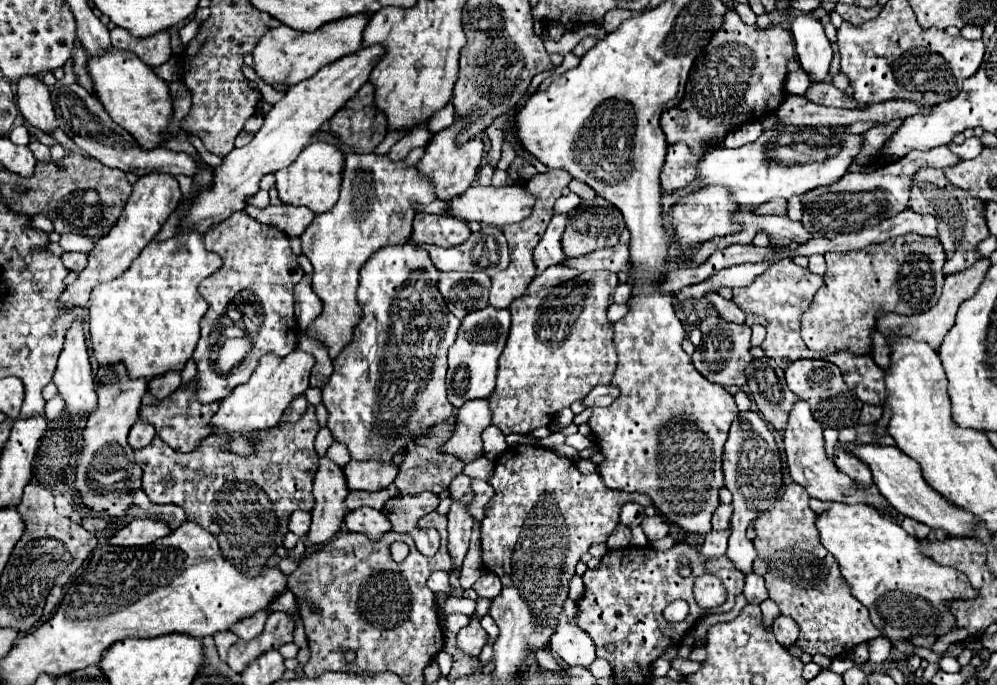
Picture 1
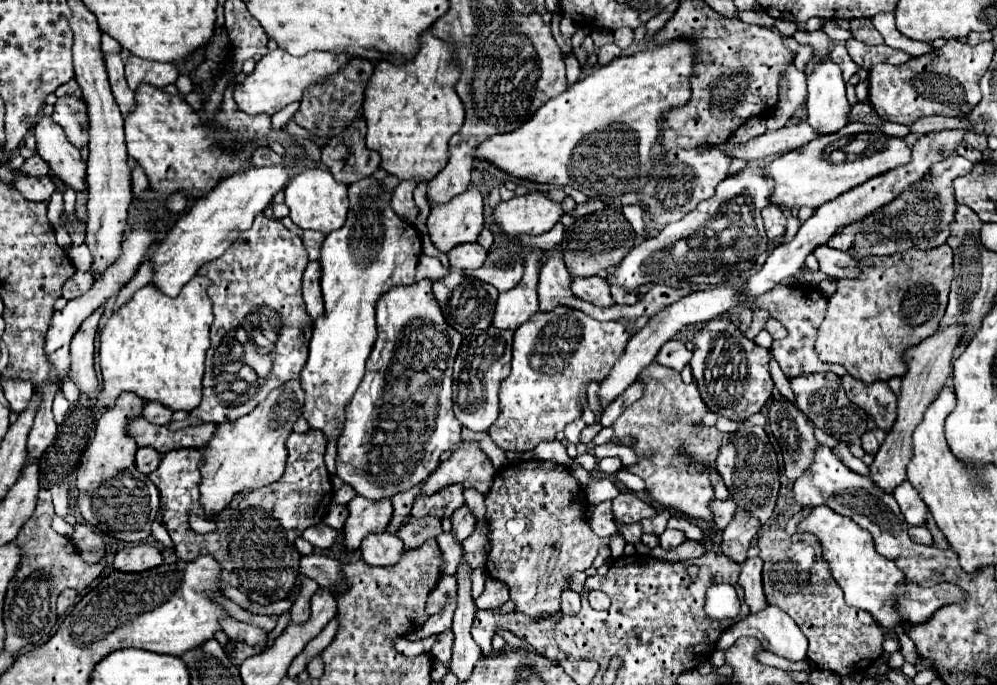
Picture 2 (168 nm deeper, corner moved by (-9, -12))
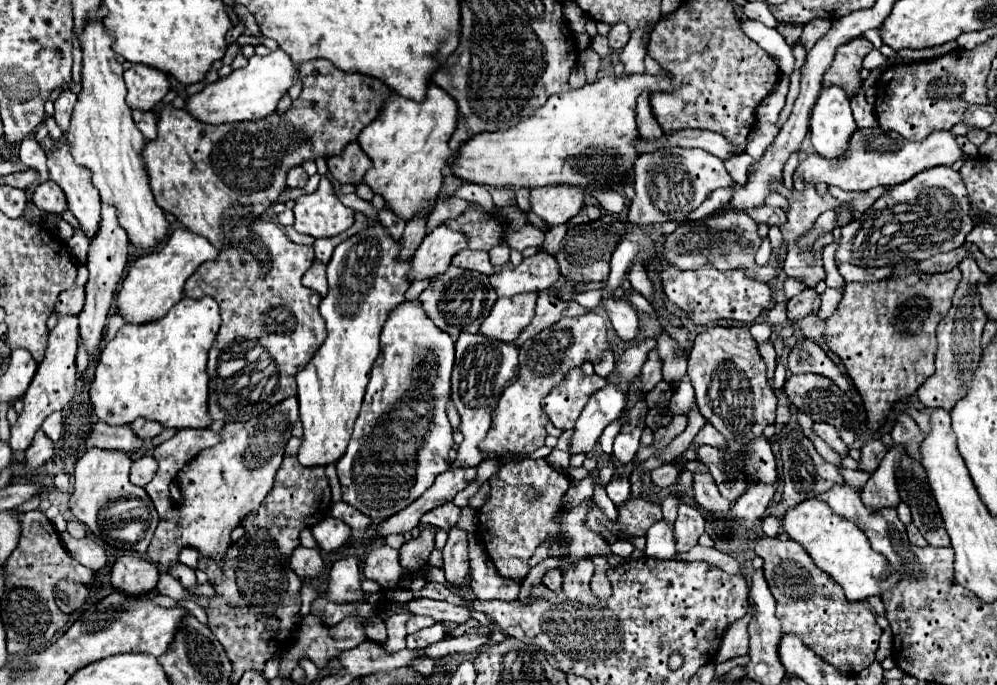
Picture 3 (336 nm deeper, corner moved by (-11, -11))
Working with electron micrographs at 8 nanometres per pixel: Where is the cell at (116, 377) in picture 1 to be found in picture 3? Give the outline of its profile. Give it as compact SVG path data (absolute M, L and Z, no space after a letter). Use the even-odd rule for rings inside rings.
M89 448L75 466L75 488L69 500L69 508L75 514L75 518L83 524L87 524L93 532L95 532L95 522L97 522L97 512L115 498L121 496L137 496L141 498L153 512L155 518L155 506L151 502L151 498L147 498L147 492L135 484L129 482L129 468L131 468L133 460L127 456L127 452L123 450L101 450L101 448Z

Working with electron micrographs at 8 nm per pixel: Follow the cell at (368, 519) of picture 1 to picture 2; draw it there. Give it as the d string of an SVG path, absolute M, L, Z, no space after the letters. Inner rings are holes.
M389 531L381 535L369 535L361 545L363 561L373 567L389 567L395 565L401 559L403 543L397 535L391 535Z

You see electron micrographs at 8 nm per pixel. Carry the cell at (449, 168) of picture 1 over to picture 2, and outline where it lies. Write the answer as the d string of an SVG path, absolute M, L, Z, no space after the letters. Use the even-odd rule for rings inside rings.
M477 187L453 197L449 203L433 205L427 219L429 237L441 253L463 243L475 243L483 229L483 197Z

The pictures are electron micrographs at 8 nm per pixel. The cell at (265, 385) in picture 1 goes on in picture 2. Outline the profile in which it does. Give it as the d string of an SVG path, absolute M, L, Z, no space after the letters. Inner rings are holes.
M289 381L275 391L269 393L269 397L259 403L249 415L233 421L217 425L215 435L211 441L203 447L203 463L201 463L201 507L205 509L205 515L215 517L223 509L229 507L231 499L245 491L245 489L259 489L265 485L271 485L281 479L285 471L285 459L287 449L285 441L291 433L293 423L301 417L303 407L303 389L299 381Z

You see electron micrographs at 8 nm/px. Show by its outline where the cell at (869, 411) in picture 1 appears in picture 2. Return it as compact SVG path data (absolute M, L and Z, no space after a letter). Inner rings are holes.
M875 429L875 431L867 431L863 437L861 437L861 447L863 447L863 451L865 453L871 453L871 455L875 455L877 451L879 451L879 447L881 447L881 443L885 441L885 431L881 431L881 429Z

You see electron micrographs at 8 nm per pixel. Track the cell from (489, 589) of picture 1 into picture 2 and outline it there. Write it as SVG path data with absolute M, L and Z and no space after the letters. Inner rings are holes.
M487 577L485 591L481 593L481 597L475 599L475 605L479 609L497 609L503 603L507 603L507 599L509 599L509 587L505 587L505 583L493 577Z

